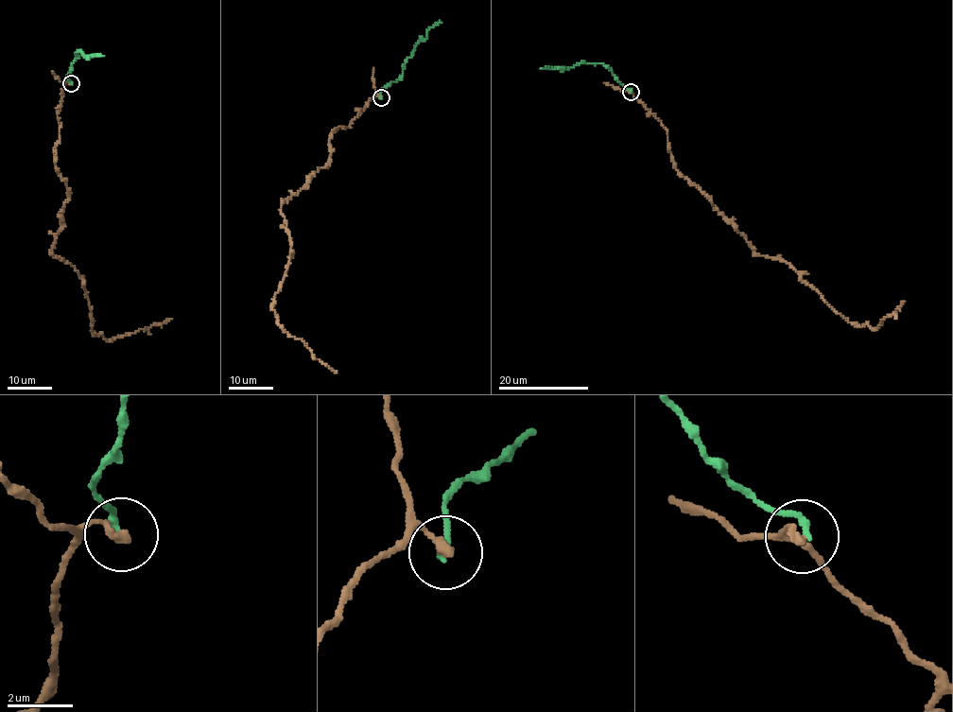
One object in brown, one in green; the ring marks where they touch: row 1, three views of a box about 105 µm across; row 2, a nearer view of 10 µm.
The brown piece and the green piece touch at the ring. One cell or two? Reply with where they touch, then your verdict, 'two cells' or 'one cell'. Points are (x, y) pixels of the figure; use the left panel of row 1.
(71, 83) | two cells

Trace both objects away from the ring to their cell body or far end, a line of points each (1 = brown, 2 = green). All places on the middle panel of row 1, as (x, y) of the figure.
1: (381, 97), (350, 127), (333, 130), (327, 165), (281, 206), (292, 251), (272, 309), (337, 373)
2: (381, 97), (380, 90), (401, 77), (403, 63), (417, 43), (426, 37), (430, 27), (441, 22)

